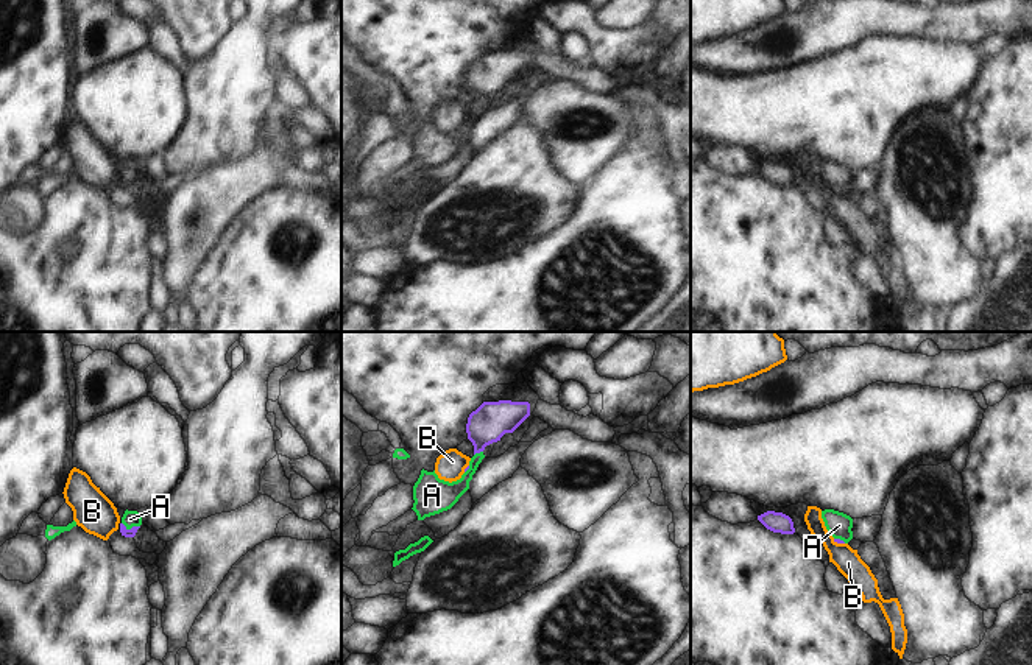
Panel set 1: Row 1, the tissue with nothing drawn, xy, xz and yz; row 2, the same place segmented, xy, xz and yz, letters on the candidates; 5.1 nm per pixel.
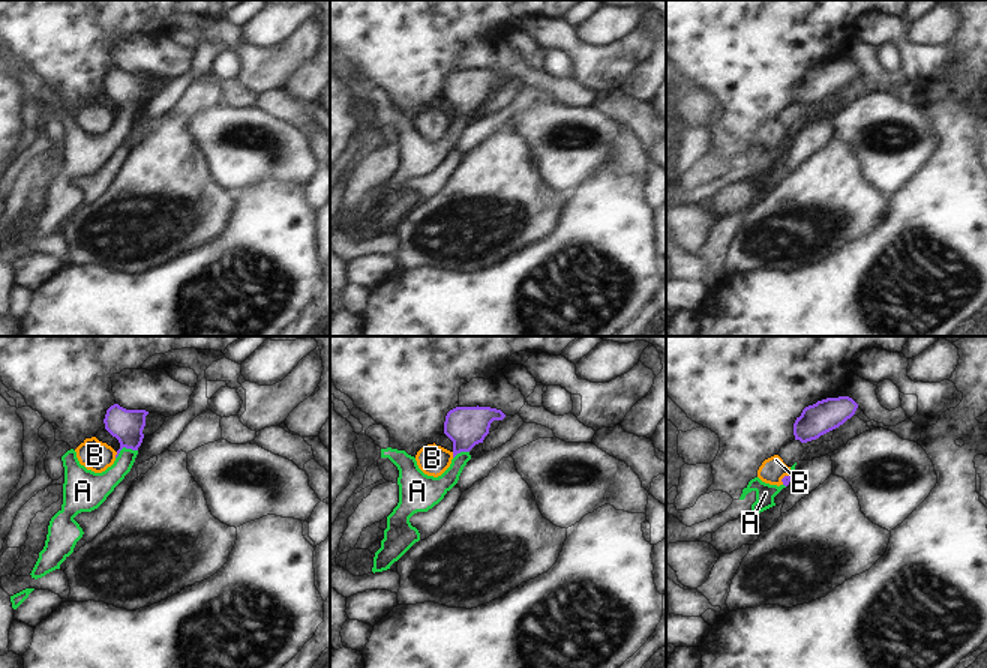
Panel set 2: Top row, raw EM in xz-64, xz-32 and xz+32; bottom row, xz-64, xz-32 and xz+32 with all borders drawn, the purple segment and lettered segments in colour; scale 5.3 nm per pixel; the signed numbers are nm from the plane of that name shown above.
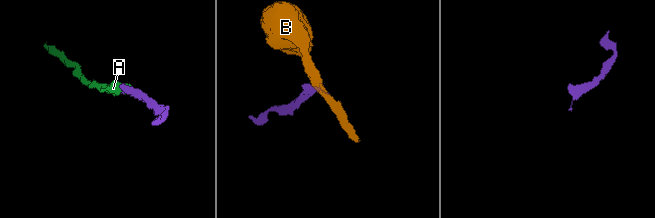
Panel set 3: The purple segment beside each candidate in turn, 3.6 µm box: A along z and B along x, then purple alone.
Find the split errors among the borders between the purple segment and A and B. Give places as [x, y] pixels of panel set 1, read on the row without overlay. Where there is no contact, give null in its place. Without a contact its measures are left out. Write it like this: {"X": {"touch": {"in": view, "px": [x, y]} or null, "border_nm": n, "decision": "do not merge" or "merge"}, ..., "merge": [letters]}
{"A": {"touch": {"in": "xy", "px": [131, 179]}, "border_nm": 100, "decision": "merge"}, "B": {"touch": {"in": "yz", "px": [839, 193]}, "border_nm": 70, "decision": "do not merge"}, "merge": ["A"]}

